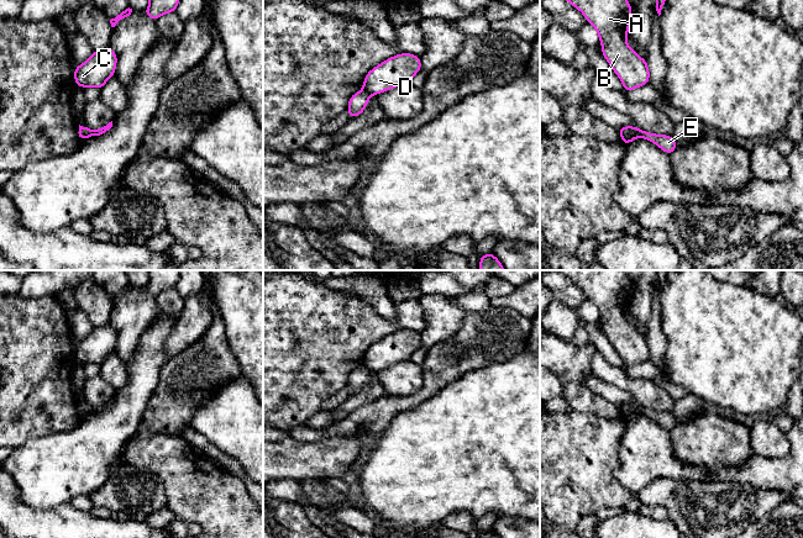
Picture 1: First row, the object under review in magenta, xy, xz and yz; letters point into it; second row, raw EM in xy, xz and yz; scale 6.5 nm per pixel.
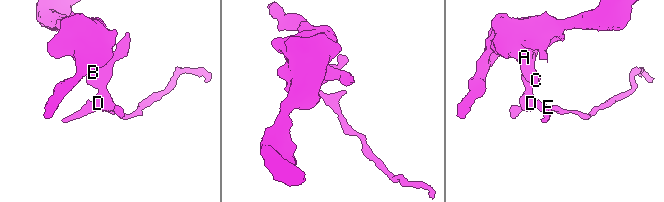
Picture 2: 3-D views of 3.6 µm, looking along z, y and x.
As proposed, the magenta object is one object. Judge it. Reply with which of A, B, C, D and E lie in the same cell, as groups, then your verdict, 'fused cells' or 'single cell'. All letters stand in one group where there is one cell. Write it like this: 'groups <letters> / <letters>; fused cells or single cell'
groups A B C D / E; fused cells

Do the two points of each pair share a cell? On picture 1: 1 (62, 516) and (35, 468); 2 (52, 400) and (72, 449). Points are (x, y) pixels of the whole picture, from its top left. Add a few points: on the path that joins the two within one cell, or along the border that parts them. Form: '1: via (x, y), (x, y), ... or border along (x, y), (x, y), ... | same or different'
1: border along (69, 501), (50, 507), (32, 507), (27, 505) | different
2: border along (83, 418), (68, 430), (36, 438) | different

